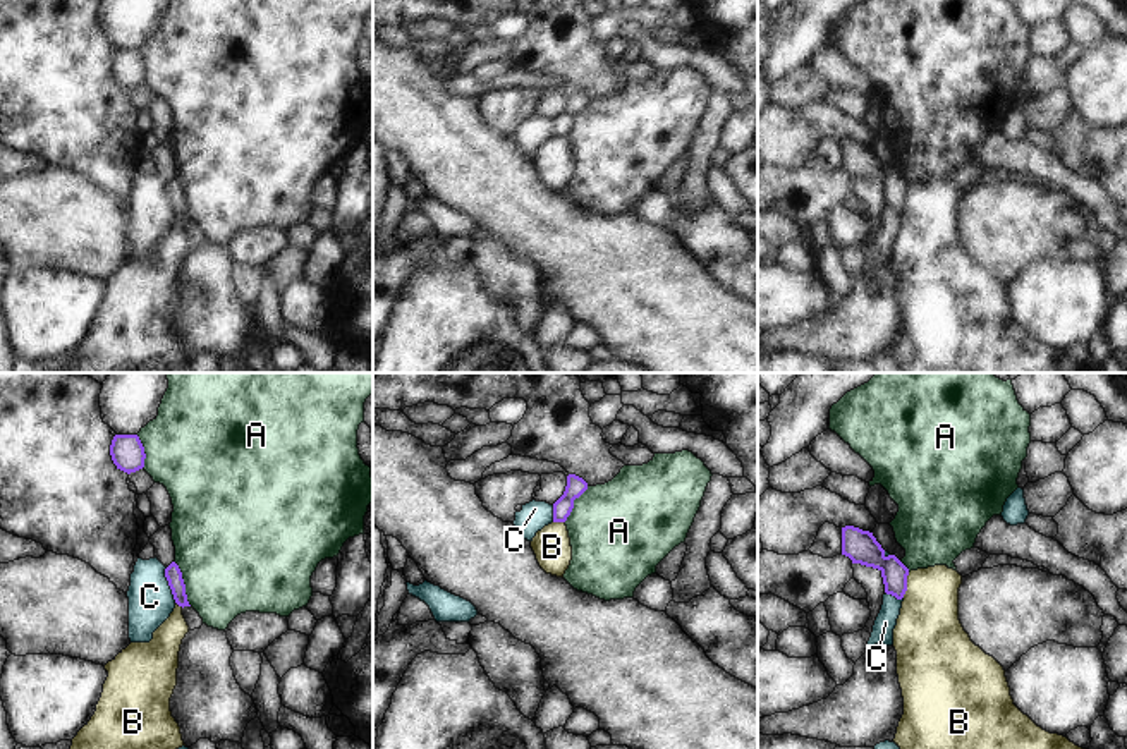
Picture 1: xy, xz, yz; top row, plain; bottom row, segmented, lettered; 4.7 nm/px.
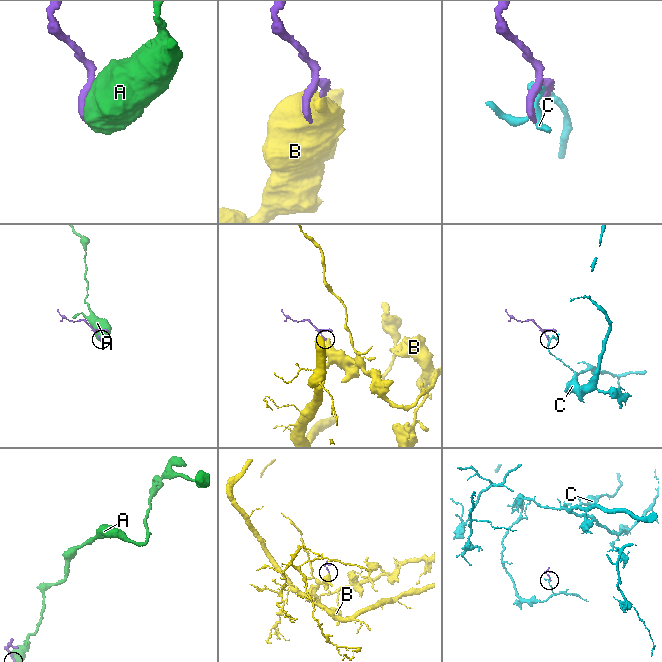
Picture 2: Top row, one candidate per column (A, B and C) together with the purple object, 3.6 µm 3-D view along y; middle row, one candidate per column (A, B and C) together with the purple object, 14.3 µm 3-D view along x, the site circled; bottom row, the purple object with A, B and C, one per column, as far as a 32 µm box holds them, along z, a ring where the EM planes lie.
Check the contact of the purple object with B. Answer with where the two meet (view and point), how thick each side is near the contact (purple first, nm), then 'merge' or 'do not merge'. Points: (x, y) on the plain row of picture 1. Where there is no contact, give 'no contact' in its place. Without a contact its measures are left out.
yz (906, 200) | 140/320 nm | do not merge

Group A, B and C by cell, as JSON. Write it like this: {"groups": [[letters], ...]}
{"groups": [["A"], ["B"], ["C"]]}

